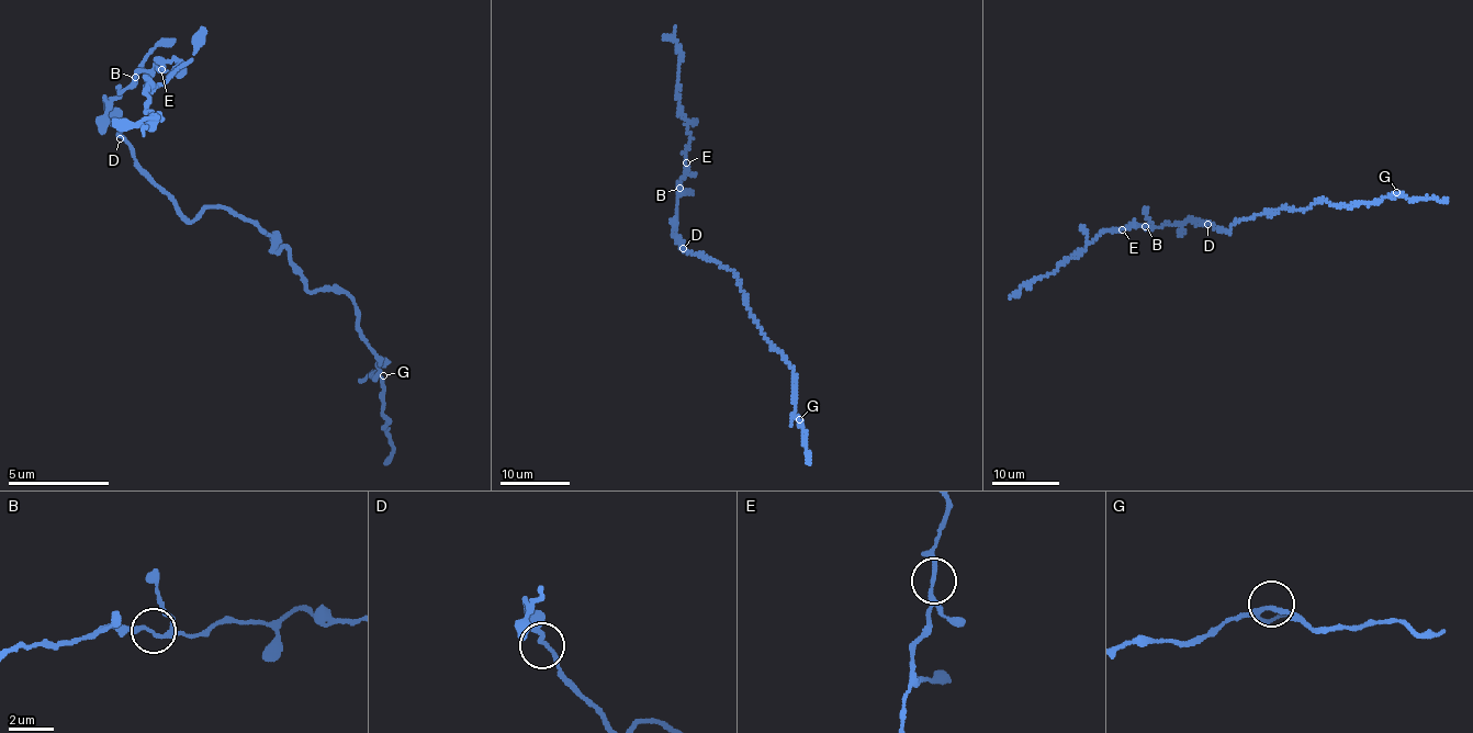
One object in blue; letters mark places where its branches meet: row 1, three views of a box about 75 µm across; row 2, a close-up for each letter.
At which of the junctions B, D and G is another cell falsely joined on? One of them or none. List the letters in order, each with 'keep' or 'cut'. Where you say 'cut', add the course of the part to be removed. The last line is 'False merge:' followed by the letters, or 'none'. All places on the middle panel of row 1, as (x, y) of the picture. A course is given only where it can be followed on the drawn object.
B: keep
D: keep
G: keep
False merge: none

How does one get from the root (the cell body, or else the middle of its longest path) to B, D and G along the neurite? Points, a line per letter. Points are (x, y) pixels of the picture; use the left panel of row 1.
B: (169, 195), (120, 138), (123, 131), (108, 97), (103, 99), (119, 98), (119, 88), (126, 92), (136, 78)
D: (169, 195), (156, 181), (150, 181), (120, 138)
G: (169, 195), (182, 216), (240, 213), (271, 251), (288, 248), (304, 288), (347, 296), (383, 375)

